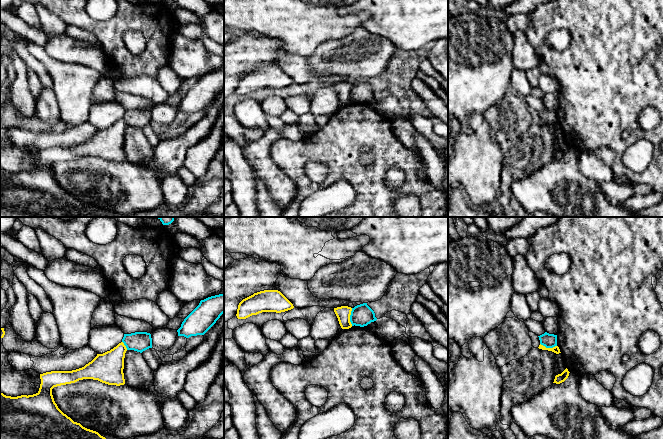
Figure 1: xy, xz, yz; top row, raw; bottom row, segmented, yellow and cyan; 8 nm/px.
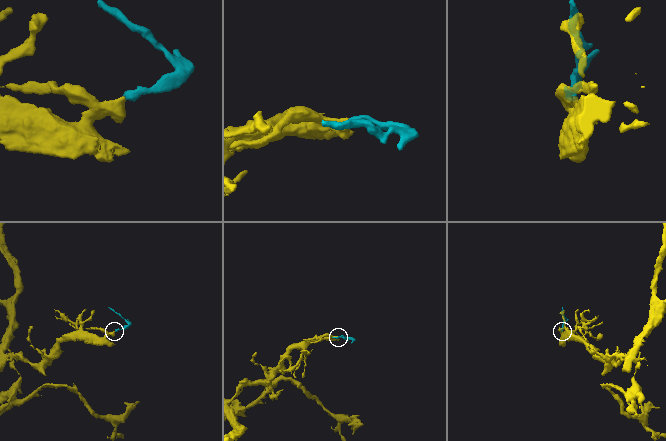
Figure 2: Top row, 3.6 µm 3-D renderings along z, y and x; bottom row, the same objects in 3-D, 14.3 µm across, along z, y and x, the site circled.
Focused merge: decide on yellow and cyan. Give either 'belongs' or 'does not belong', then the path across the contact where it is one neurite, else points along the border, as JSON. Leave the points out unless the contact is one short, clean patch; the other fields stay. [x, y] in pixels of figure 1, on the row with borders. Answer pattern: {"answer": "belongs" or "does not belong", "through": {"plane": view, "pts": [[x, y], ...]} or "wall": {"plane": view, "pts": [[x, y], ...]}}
{"answer": "does not belong", "wall": {"plane": "xz", "pts": [[352, 308], [350, 315], [351, 325]]}}

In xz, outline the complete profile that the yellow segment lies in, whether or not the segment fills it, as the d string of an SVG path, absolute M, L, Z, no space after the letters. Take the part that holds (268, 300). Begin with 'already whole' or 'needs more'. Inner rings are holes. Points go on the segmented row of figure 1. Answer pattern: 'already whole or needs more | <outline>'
already whole | M264 290L243 299L237 309L237 318L246 319L262 312L281 313L293 309L293 304L278 290Z

